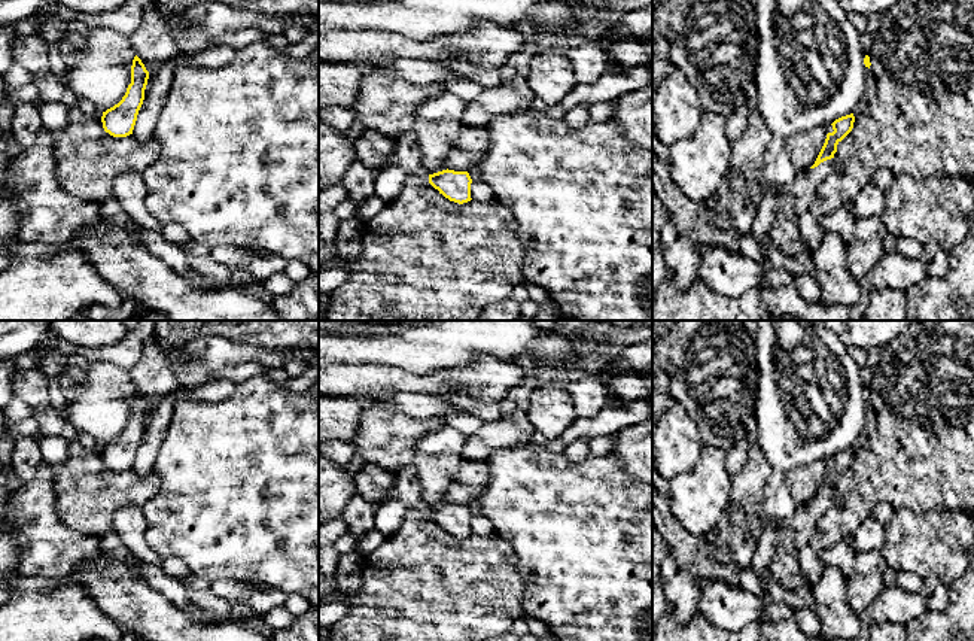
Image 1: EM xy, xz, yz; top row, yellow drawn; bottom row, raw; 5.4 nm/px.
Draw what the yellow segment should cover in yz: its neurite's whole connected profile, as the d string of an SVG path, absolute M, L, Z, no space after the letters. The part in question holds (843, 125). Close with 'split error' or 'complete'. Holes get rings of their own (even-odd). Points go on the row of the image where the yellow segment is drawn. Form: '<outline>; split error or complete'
M850 113L827 125L828 134L815 164L807 170L798 171L795 180L789 185L788 192L794 198L797 215L809 210L816 189L833 170L833 158L837 146L852 131L853 122L855 116Z; split error

